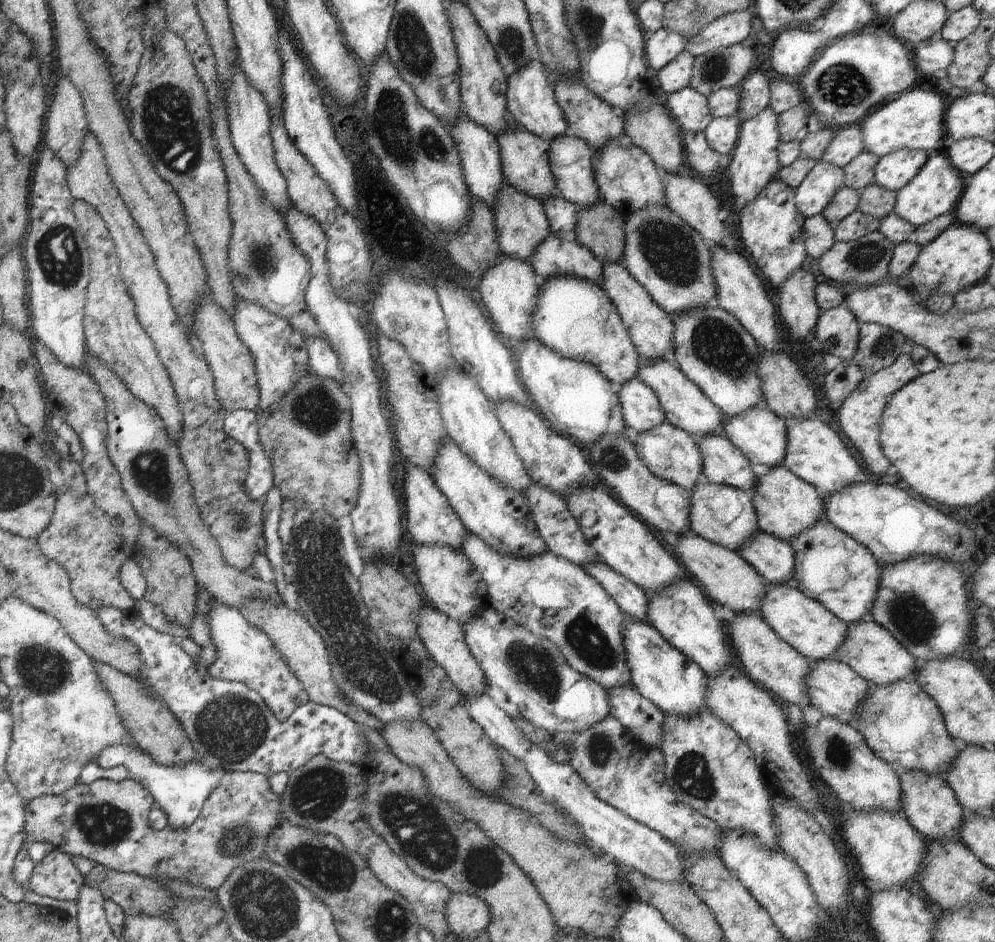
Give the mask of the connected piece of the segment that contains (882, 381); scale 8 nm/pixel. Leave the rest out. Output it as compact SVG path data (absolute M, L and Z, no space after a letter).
M902 353L890 366L875 372L862 382L859 382L839 408L839 427L850 438L850 442L858 448L858 452L862 454L862 460L866 462L866 467L874 474L880 474L880 476L886 474L891 465L888 457L883 453L879 441L882 413L887 405L888 397L899 391L902 386L914 380L918 375L920 375L920 372L916 370L911 356Z

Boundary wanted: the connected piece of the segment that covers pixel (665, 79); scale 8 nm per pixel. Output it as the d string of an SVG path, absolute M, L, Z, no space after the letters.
M684 50L661 68L657 74L659 87L670 93L688 87L692 80L693 59L693 56Z

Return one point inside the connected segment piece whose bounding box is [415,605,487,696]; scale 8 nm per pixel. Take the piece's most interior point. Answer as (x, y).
(444, 638)

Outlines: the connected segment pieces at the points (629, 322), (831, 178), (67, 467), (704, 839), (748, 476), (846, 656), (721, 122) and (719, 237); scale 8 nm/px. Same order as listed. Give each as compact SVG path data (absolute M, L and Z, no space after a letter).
M604 263L602 270L602 287L617 308L641 359L661 359L662 357L671 359L674 332L672 316L656 304L648 291L626 270L624 265Z
M817 161L816 166L808 173L802 184L795 190L795 203L797 209L810 218L820 215L821 212L831 203L836 191L843 186L844 171L833 164Z
M68 455L62 457L59 466L64 474L65 492L57 499L50 524L36 538L40 550L68 573L72 596L82 606L93 611L105 606L120 610L134 607L135 600L119 579L120 567L131 556L133 547L125 544L110 516L96 506L80 464Z
M608 715L580 732L559 732L552 735L560 745L569 751L570 766L580 775L595 797L624 813L628 818L658 832L667 841L678 843L685 851L703 857L708 853L717 853L721 835L719 826L678 799L677 794L666 784L666 777L662 771L665 765L662 751L656 746L643 745L616 717Z
M710 433L695 438L701 457L703 479L755 491L757 468L723 434Z
M860 619L847 624L844 642L835 650L834 658L847 664L858 676L878 686L887 685L902 679L913 680L915 670L924 660L917 659L908 652L883 626L872 619Z
M716 117L705 128L705 137L710 146L725 158L730 156L737 143L740 122L740 117Z
M687 171L686 173L663 173L665 184L665 200L667 207L672 209L680 218L683 218L696 232L699 232L708 244L723 245L724 230L722 220L718 219L718 202L712 198L710 190L698 182L698 176Z

